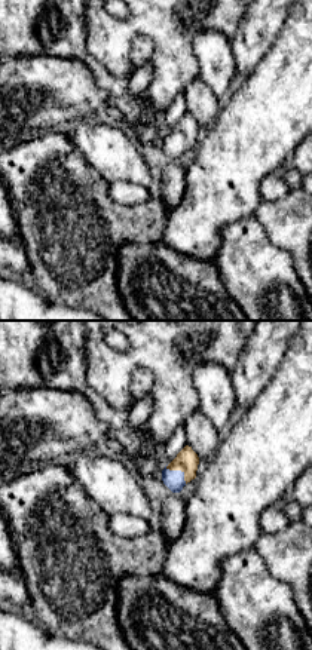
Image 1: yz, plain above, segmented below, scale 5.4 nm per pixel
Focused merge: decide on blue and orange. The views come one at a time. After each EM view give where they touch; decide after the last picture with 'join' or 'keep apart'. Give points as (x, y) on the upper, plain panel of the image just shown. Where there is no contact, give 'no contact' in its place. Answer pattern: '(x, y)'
(179, 138)

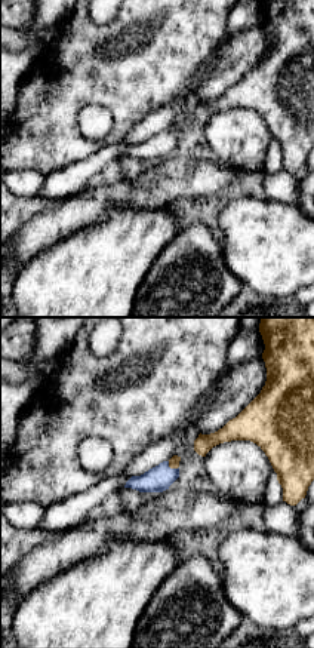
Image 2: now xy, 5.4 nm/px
(169, 135)

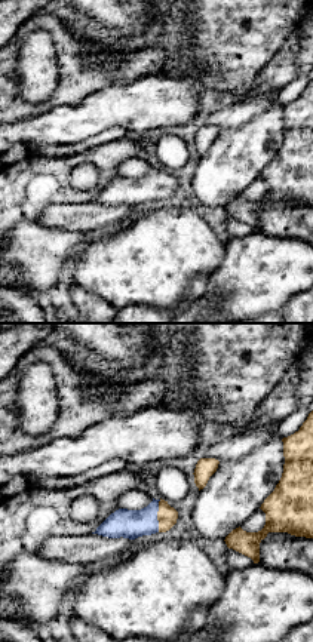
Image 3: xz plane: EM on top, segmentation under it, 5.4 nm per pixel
(156, 184)

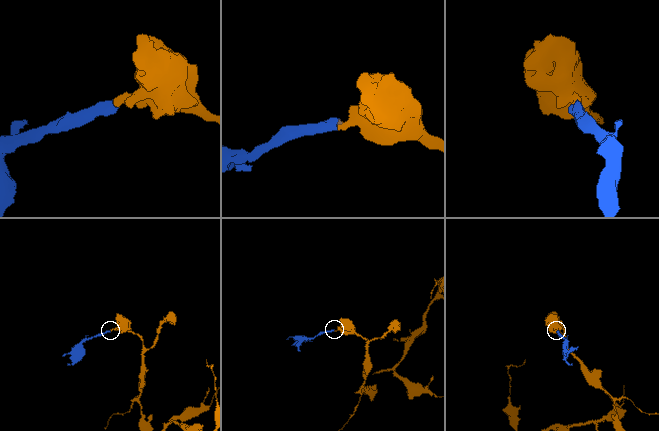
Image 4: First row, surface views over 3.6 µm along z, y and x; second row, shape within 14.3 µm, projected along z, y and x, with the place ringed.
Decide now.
join

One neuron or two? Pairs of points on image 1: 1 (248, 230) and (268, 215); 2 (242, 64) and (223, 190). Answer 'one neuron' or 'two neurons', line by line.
1: two neurons
2: two neurons

